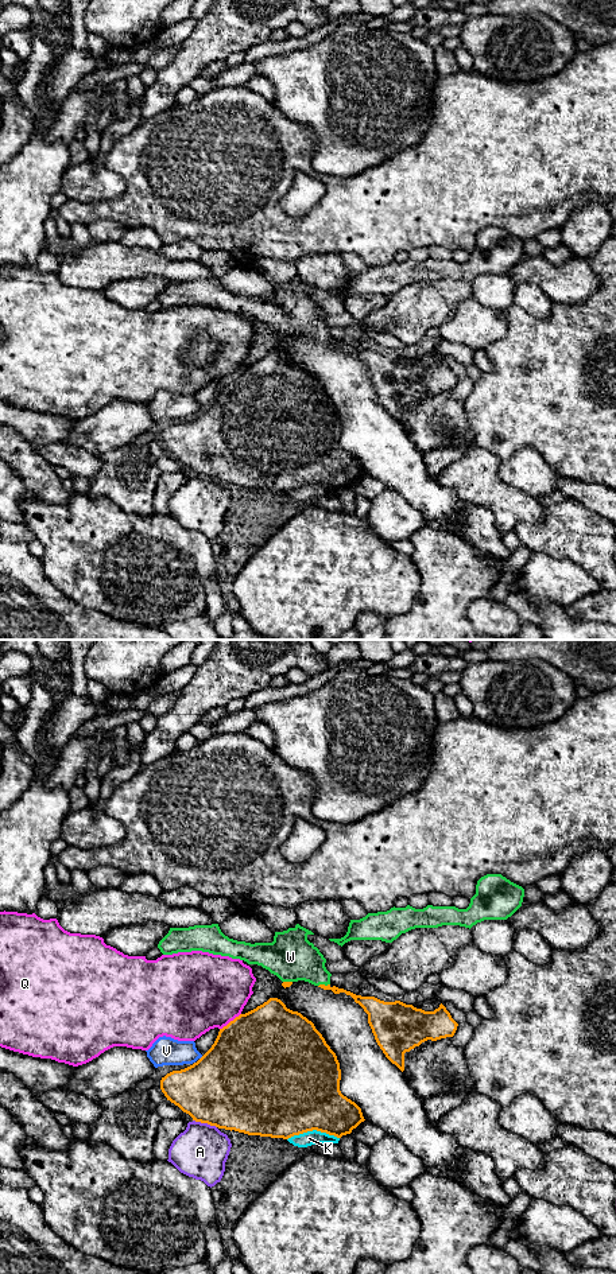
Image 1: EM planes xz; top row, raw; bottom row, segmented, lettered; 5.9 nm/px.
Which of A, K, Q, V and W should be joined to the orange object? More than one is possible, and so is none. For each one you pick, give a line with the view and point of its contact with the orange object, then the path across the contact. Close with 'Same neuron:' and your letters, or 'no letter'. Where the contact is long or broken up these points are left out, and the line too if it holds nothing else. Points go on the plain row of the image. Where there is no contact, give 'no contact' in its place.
W: xz (324, 338) | across xz (361, 354), (349, 346), (324, 338), (299, 314), (291, 311)
Same neuron: W

